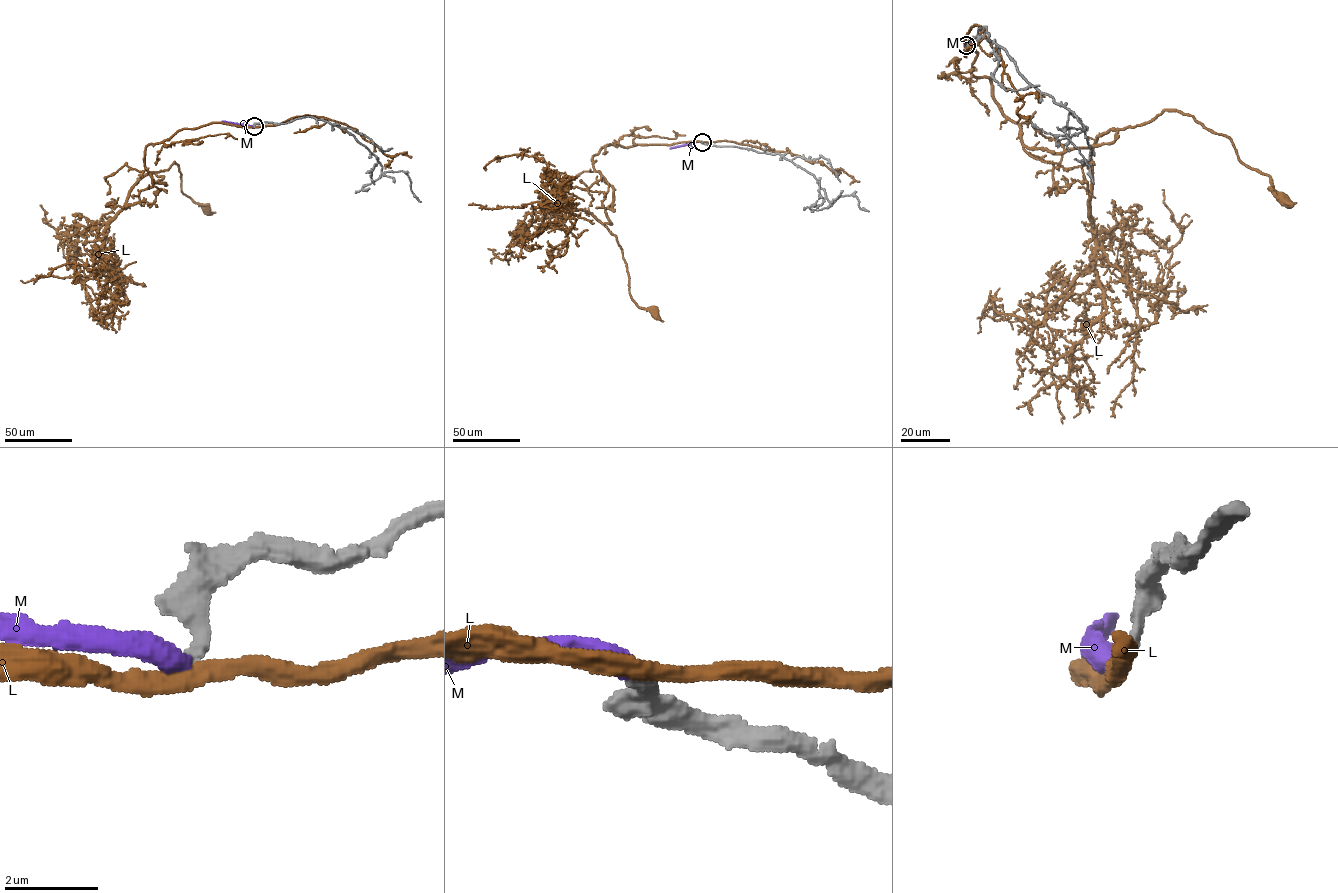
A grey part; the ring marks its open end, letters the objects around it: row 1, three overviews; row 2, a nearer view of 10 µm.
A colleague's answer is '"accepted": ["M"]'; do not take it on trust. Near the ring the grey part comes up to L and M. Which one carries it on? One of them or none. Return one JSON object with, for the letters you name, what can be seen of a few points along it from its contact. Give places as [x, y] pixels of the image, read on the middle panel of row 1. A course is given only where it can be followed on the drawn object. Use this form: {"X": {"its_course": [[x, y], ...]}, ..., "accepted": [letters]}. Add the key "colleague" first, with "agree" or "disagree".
{"colleague": "agree", "M": {"its_course": [[702, 142], [670, 148]]}, "accepted": ["M"]}

